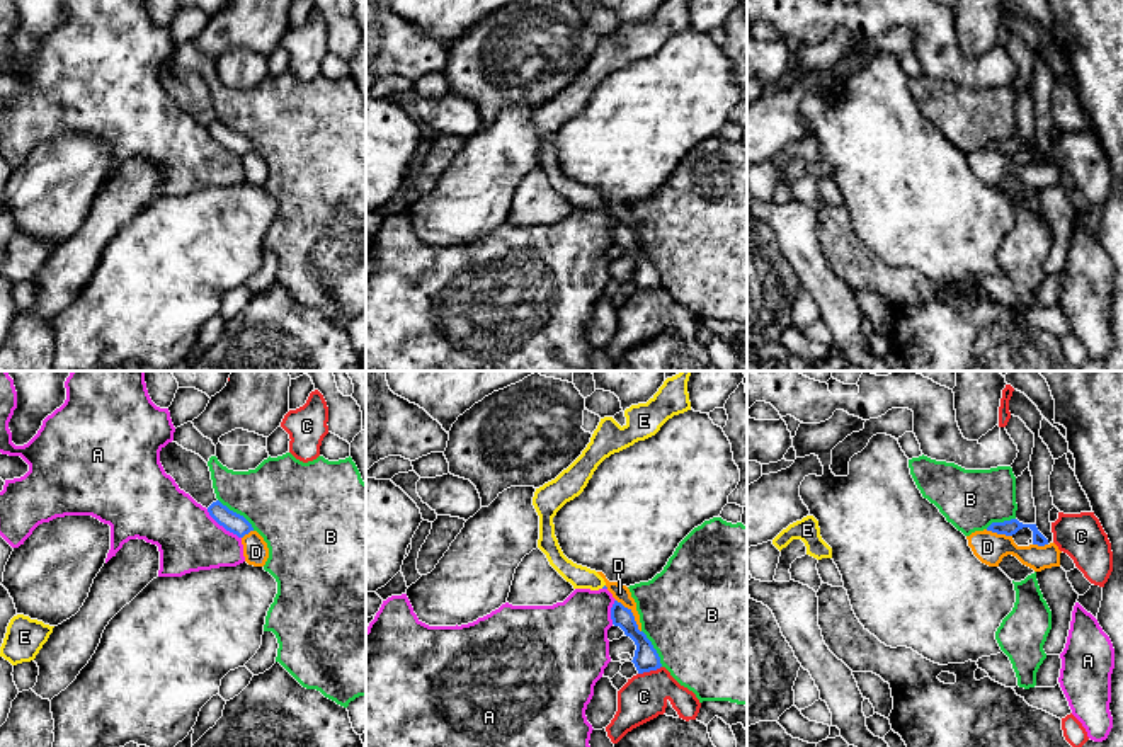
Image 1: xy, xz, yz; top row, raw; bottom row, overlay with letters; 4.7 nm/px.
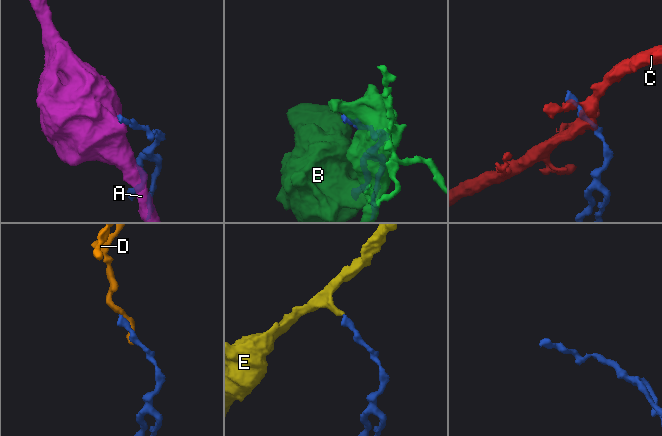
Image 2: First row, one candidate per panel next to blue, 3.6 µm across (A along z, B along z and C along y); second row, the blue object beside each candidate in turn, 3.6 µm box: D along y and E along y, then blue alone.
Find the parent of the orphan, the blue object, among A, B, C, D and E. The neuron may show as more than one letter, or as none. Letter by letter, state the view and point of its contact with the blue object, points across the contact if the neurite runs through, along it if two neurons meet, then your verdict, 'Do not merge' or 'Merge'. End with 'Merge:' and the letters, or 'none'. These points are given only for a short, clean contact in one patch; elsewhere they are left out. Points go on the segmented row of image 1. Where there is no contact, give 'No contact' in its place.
A: Touches blue at xy (223, 526). Boundary: xy (206, 509), (220, 524), (240, 538). Do not merge
B: Touches blue at xy (235, 513). Do not merge
C: Touches blue at xz (649, 671). Boundary: xz (661, 666), (638, 674). Do not merge
D: Touches blue at xz (632, 615). Do not merge
E: No contact. Merge
Merge: E

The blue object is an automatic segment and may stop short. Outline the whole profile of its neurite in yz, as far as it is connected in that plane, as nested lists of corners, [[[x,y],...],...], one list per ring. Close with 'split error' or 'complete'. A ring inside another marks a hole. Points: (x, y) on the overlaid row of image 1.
[[[1018,519],[1004,521],[1004,522],[992,522],[987,531],[1012,536],[1019,529],[1029,527],[1033,531],[1033,545],[1045,546],[1048,539],[1038,531],[1036,524],[1023,524]]]; complete

